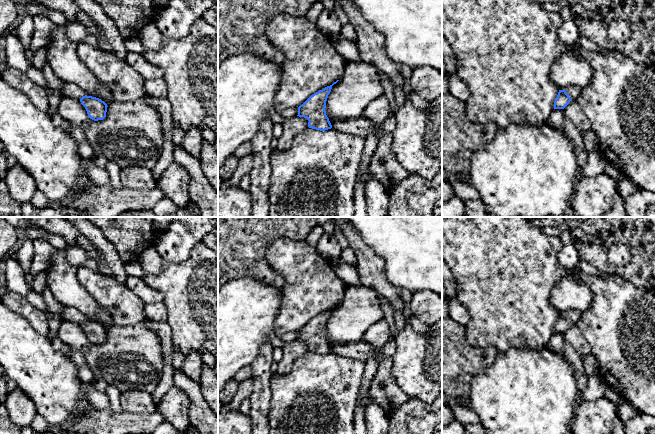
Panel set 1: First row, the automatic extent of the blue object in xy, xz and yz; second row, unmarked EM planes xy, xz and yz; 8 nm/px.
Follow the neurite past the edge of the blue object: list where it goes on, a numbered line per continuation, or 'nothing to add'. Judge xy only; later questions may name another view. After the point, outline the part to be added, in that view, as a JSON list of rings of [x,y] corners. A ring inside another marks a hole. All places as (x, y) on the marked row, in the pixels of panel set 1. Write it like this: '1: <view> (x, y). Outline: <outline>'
1: xy (71, 90). Outline: [[[66,83],[62,88],[62,94],[77,100],[80,100],[83,96],[86,95],[83,89],[77,86],[74,83]]]

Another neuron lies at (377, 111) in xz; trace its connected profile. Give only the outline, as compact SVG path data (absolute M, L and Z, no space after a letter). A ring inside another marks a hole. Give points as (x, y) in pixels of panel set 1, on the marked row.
M382 95L369 103L363 111L362 117L380 124L391 115L390 104L388 98Z

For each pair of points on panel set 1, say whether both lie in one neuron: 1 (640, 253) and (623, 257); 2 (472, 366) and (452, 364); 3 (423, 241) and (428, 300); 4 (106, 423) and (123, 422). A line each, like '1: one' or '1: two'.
1: two
2: one
3: two
4: one

